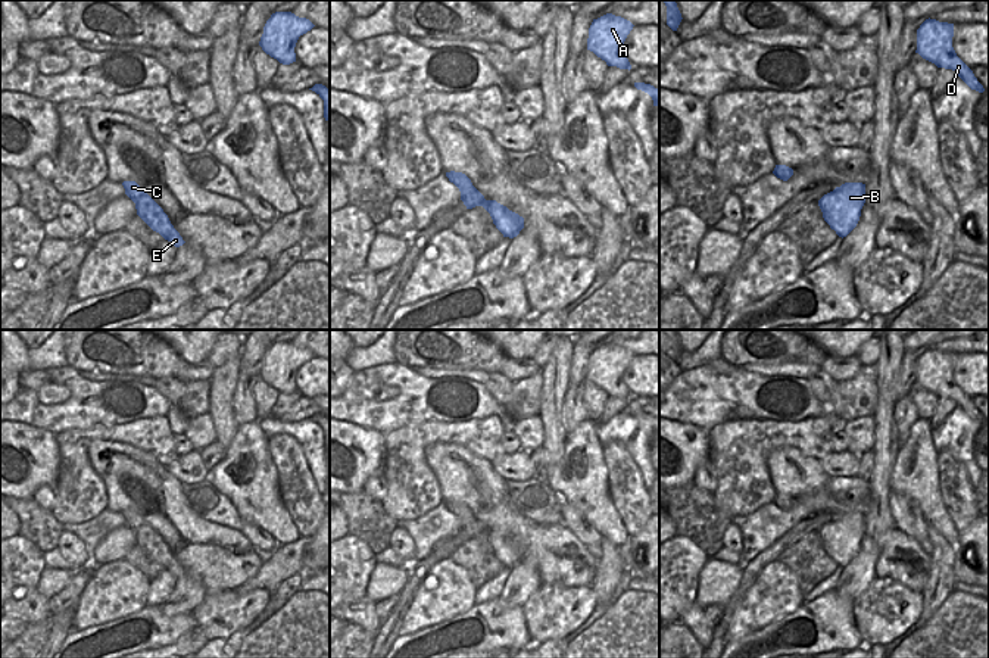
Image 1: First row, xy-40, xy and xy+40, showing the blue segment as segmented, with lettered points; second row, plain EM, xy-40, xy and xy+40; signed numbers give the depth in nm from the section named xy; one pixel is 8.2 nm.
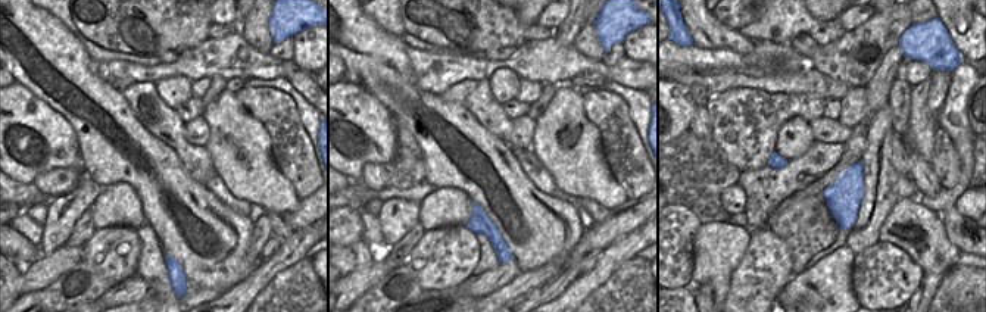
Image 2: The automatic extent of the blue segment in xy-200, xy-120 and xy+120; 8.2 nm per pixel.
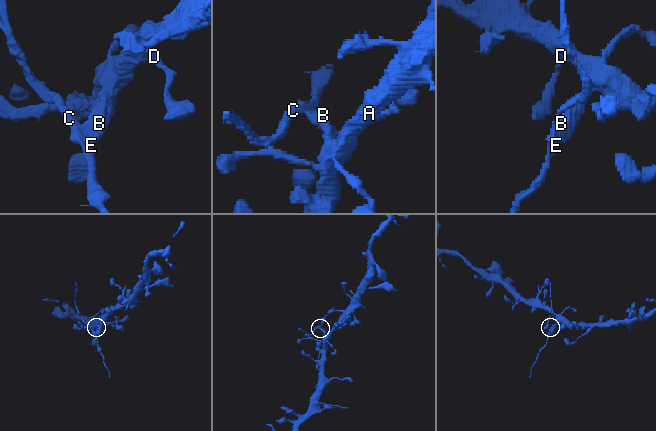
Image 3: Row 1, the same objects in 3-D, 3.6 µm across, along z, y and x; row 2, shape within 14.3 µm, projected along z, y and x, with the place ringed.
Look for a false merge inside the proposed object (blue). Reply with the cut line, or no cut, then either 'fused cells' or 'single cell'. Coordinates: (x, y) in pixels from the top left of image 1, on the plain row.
cut xy (487, 530), (487, 536), (498, 555), (508, 565); fused cells

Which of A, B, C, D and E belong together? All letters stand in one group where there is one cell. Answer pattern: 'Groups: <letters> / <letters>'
Groups: A B D / C E

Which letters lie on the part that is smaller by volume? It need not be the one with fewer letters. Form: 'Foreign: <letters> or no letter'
Foreign: C, E

